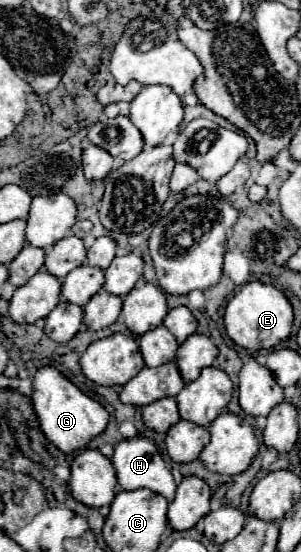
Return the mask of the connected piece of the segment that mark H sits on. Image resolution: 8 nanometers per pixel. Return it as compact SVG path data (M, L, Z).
M135 435L133 439L123 439L121 443L117 443L115 447L115 453L111 457L113 465L115 465L115 471L117 471L117 479L119 479L119 485L127 491L131 489L151 489L159 495L163 495L167 501L171 501L175 497L175 479L171 475L171 471L167 469L163 457L159 455L157 451L157 445L151 437L143 437L143 435Z

